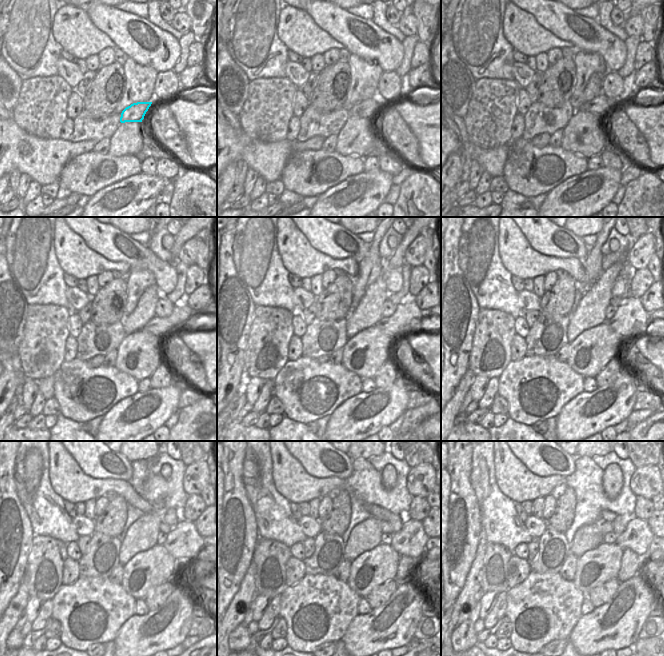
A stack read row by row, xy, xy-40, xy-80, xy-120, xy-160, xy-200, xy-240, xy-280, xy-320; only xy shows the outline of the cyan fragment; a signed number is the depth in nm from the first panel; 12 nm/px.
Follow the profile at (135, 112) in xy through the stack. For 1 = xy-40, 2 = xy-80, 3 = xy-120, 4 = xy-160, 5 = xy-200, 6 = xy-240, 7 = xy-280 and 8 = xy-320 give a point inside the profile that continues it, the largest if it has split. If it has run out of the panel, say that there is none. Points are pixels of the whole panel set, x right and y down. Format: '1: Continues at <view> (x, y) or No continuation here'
1: Continues at xy-40 (366, 109)
2: Continues at xy-80 (600, 104)
3: Continues at xy-120 (180, 316)
4: Continues at xy-160 (406, 317)
5: Continues at xy-200 (630, 319)
6: Continues at xy-240 (184, 544)
7: Continues at xy-280 (410, 542)
8: Continues at xy-320 (638, 539)

